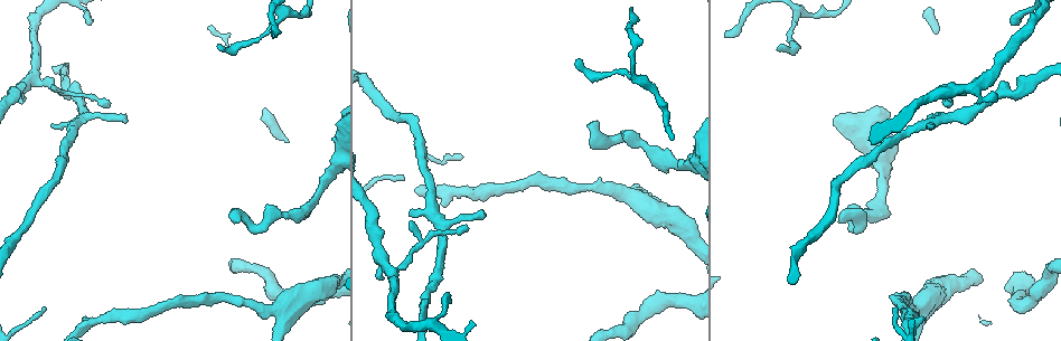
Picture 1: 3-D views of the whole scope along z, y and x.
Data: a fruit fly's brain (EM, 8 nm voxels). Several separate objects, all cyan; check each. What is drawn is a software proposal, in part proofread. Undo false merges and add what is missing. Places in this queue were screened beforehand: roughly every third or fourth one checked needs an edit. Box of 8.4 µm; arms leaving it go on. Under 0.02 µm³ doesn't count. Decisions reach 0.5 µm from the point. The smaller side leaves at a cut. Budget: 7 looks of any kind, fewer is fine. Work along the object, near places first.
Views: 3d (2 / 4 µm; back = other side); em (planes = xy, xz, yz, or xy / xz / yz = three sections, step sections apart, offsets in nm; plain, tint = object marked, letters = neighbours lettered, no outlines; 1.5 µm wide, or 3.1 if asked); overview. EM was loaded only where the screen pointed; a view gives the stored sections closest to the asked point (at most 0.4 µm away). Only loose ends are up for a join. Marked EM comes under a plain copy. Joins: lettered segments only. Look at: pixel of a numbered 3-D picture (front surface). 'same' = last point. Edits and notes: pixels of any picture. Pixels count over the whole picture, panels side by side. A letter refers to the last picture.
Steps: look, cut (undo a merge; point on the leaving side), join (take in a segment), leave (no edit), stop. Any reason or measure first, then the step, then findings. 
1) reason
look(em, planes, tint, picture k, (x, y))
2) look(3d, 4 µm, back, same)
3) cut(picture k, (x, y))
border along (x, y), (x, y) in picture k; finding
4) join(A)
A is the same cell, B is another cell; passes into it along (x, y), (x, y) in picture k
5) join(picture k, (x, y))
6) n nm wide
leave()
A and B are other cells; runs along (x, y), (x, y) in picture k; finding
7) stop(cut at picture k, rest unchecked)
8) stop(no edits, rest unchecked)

thin end
look(em, xy, step 8, letters, picture 1, (128, 120))

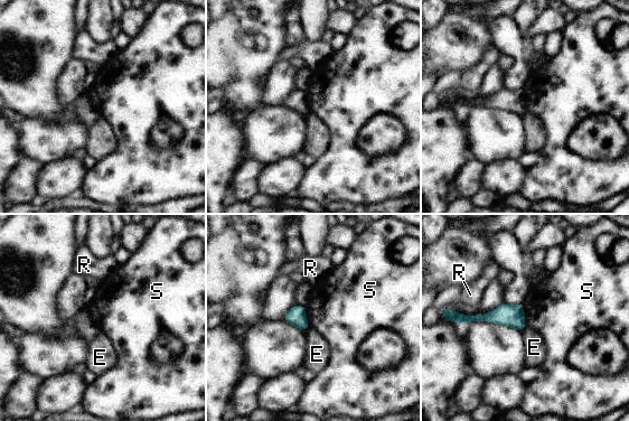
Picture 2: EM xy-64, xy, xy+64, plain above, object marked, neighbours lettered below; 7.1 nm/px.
leave()
E, R and S are other cells; runs along (461, 317), (513, 317), (522, 326) in picture 2; no lettered segment goes on from it

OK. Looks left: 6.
branch stops here
look(em, planes, letters, picture 1, (448, 297))

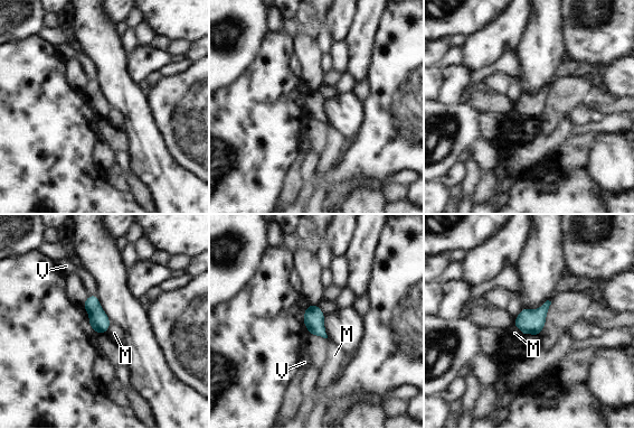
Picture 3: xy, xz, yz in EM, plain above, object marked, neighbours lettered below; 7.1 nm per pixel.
M touches over 110 nm
leave()
M and V are other cells; none of them fits

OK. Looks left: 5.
three arms meet
look(3d, 4 µm, picture 1, (282, 11))

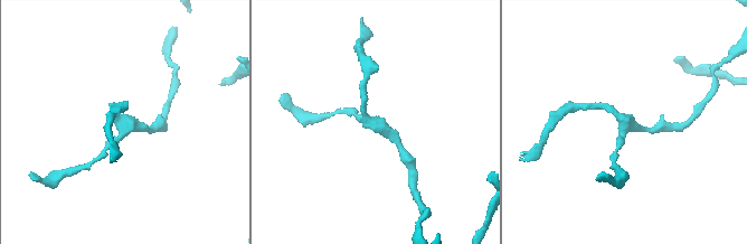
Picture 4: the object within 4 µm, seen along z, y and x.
3 arms; need the tissue
look(em, yz, step 8, tint, picture 4, (624, 125))

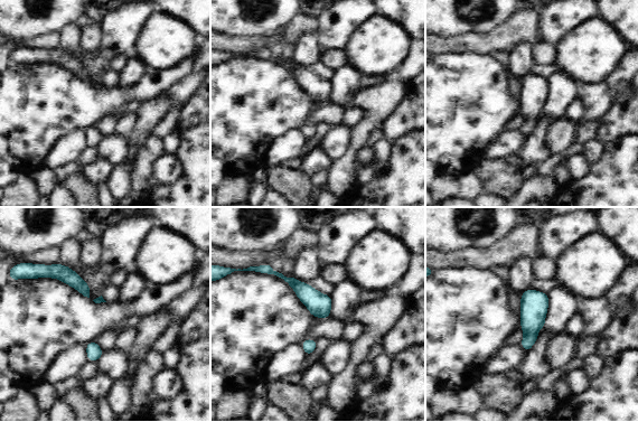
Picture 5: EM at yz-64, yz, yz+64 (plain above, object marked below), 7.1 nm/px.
look(em, planes, letters, same)

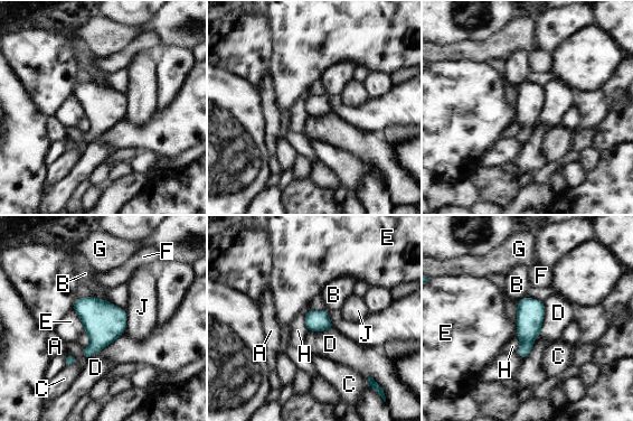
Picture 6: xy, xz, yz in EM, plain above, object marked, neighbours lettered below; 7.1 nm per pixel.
D touches over 260 nm
leave()
A, B, C, D, E, F, G, H and J are other cells; border along (92, 295), (106, 300) in picture 6; all the same neuron

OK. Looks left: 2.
stop(no edits, rest unchecked)

